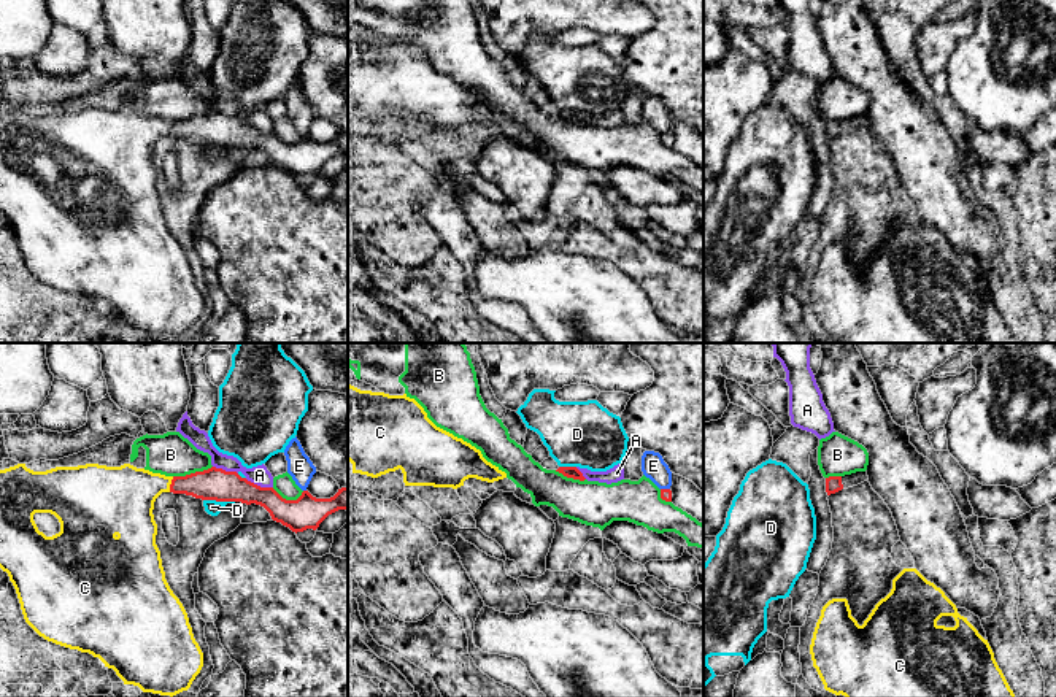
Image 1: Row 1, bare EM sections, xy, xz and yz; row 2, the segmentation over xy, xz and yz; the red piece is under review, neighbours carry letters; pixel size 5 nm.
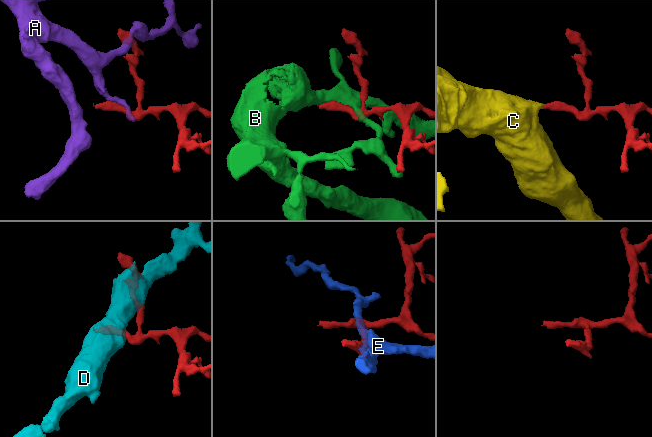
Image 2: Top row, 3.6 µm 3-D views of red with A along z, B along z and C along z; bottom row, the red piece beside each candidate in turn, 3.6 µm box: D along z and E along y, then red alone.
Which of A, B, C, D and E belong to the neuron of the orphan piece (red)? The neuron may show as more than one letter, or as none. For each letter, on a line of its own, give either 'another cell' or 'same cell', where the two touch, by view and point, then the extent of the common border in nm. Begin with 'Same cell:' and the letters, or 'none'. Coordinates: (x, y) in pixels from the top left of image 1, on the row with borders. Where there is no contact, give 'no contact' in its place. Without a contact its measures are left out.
Same cell: C
A: another cell; contact xy (259, 486); length 150 nm
B: another cell; contact xy (192, 473); length 200 nm
C: same cell; contact xy (170, 485); length 80 nm
D: another cell; contact xy (219, 500); length 160 nm
E: another cell; contact xz (666, 489); length 50 nm

